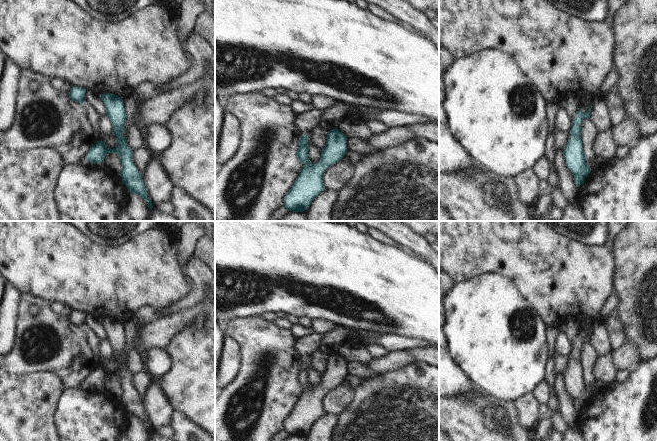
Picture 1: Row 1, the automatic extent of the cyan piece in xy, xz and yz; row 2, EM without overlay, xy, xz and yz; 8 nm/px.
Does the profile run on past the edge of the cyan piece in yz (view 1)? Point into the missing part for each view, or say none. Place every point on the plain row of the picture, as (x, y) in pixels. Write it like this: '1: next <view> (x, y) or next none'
1: next none

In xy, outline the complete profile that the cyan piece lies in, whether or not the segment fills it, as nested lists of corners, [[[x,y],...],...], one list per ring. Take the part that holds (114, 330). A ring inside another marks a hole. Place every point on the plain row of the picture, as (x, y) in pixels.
[[[111,317],[100,318],[100,321],[105,330],[106,340],[112,347],[112,358],[117,361],[117,369],[113,373],[109,373],[104,364],[97,365],[86,378],[86,385],[94,388],[101,387],[107,377],[117,377],[120,380],[122,389],[120,400],[123,408],[132,418],[137,418],[145,423],[149,432],[152,433],[153,429],[146,416],[143,400],[136,394],[132,385],[133,375],[127,370],[126,363],[123,361],[124,347],[126,345],[123,323]]]

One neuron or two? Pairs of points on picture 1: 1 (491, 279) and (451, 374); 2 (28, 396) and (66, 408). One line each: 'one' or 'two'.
1: two
2: two

